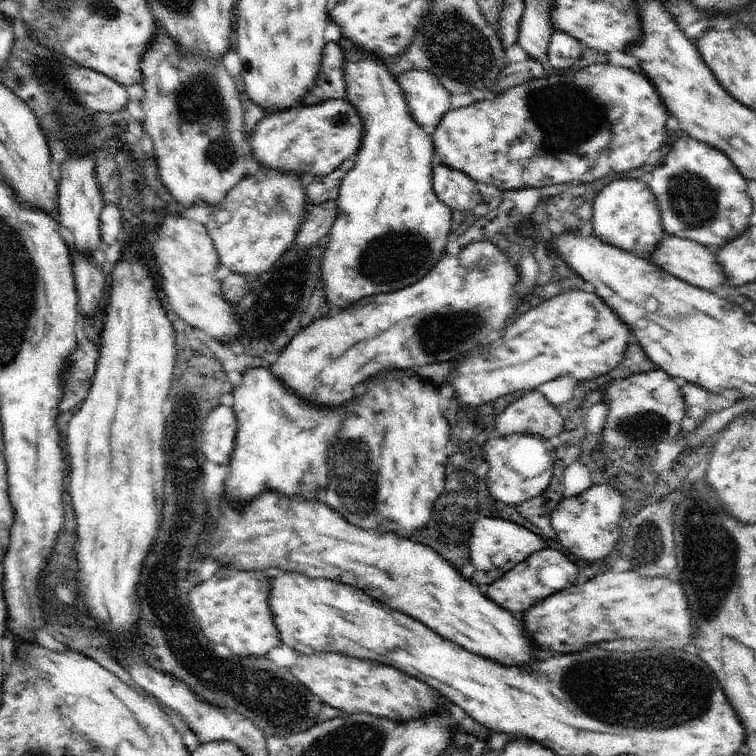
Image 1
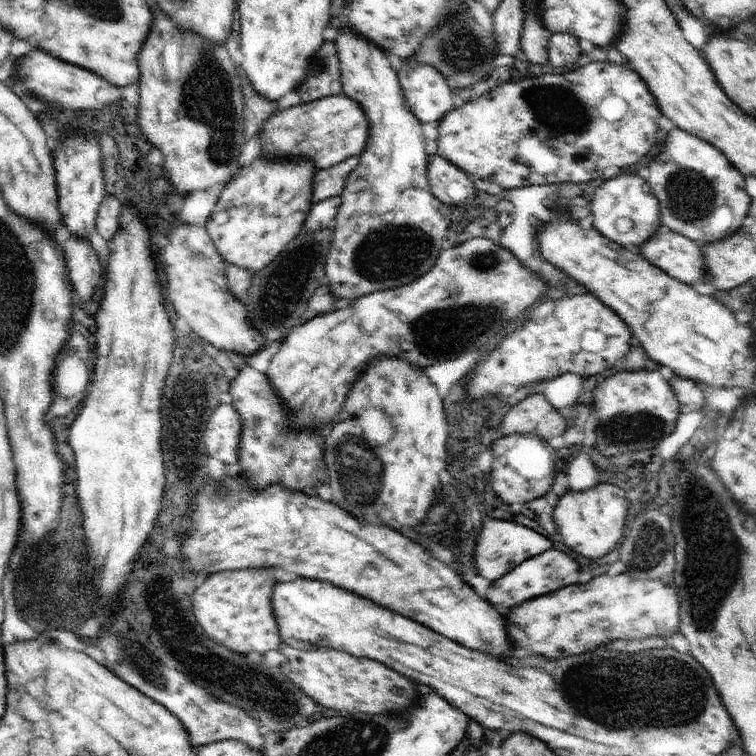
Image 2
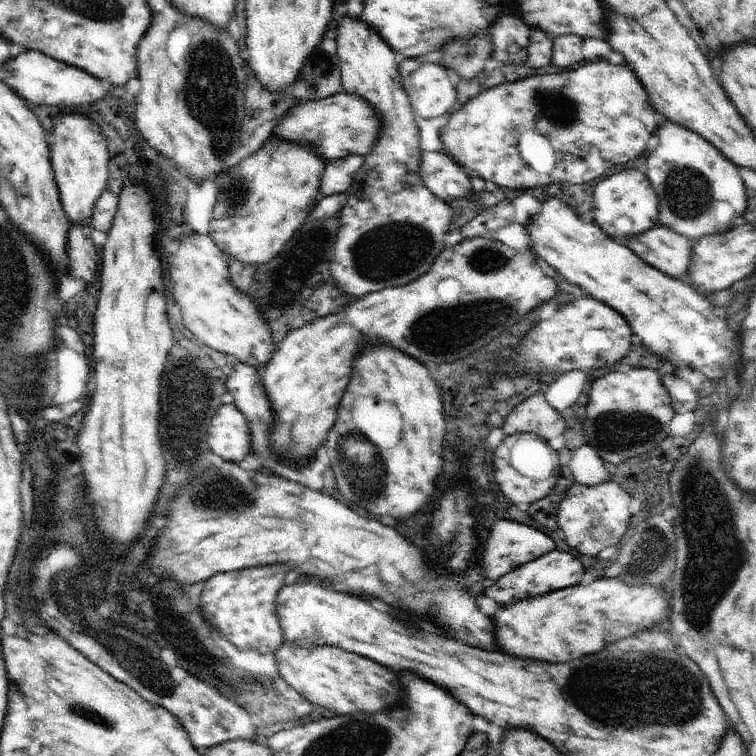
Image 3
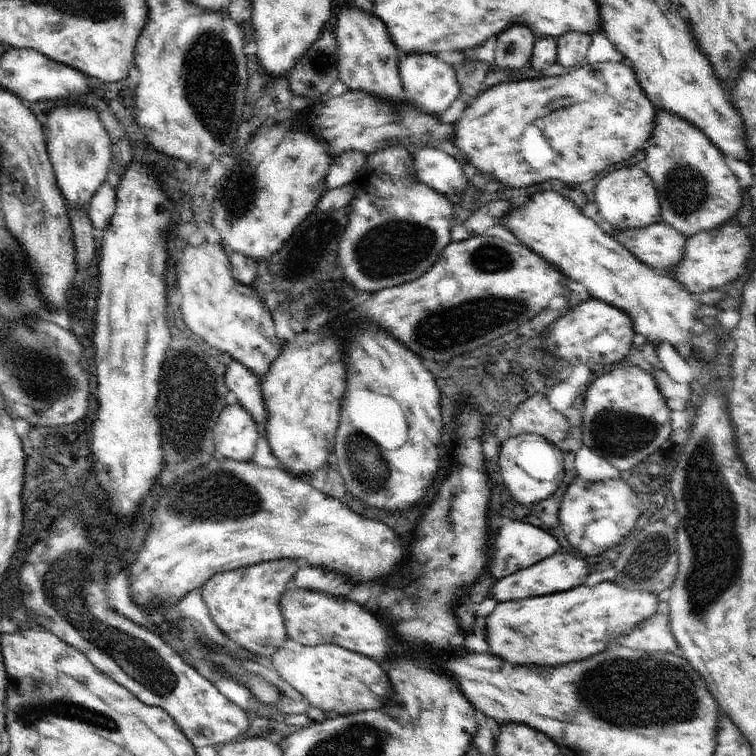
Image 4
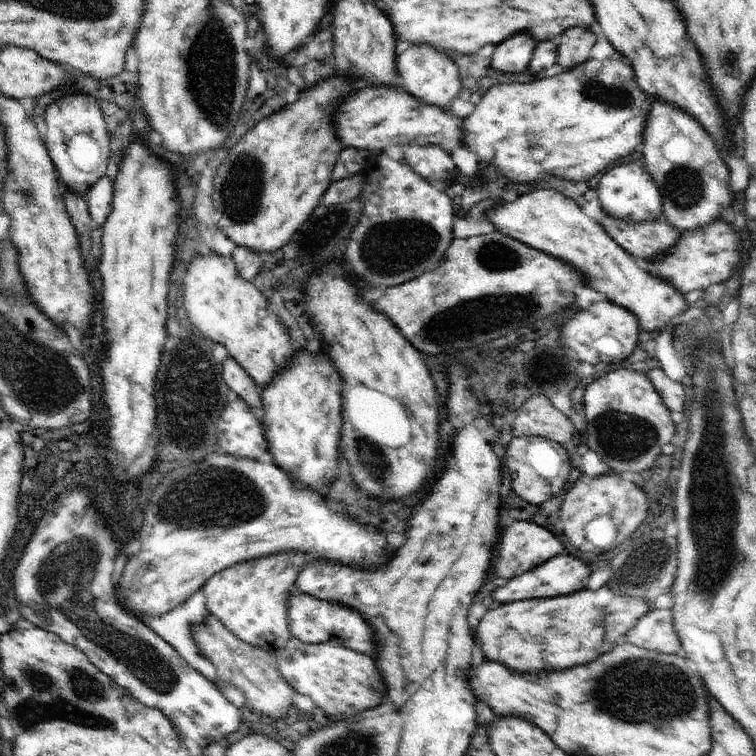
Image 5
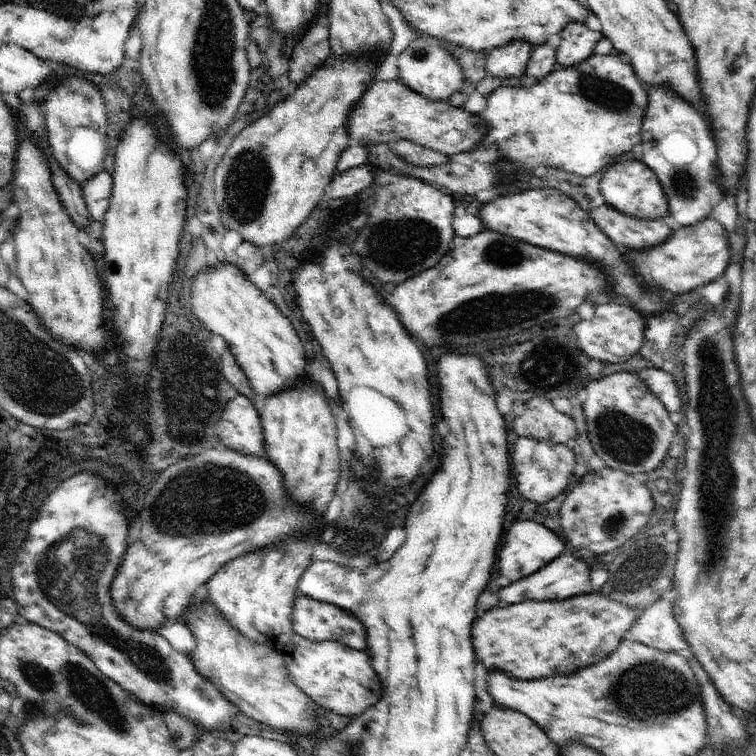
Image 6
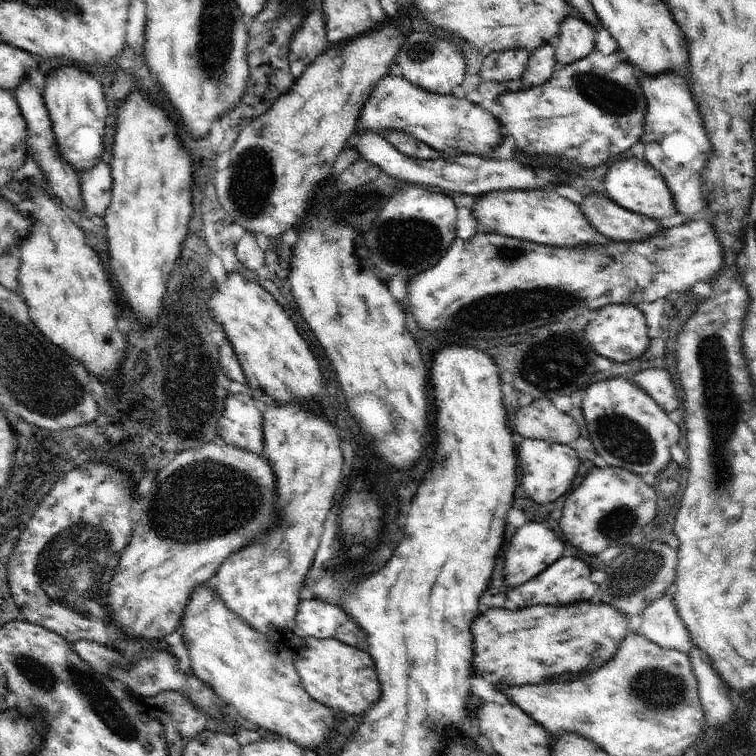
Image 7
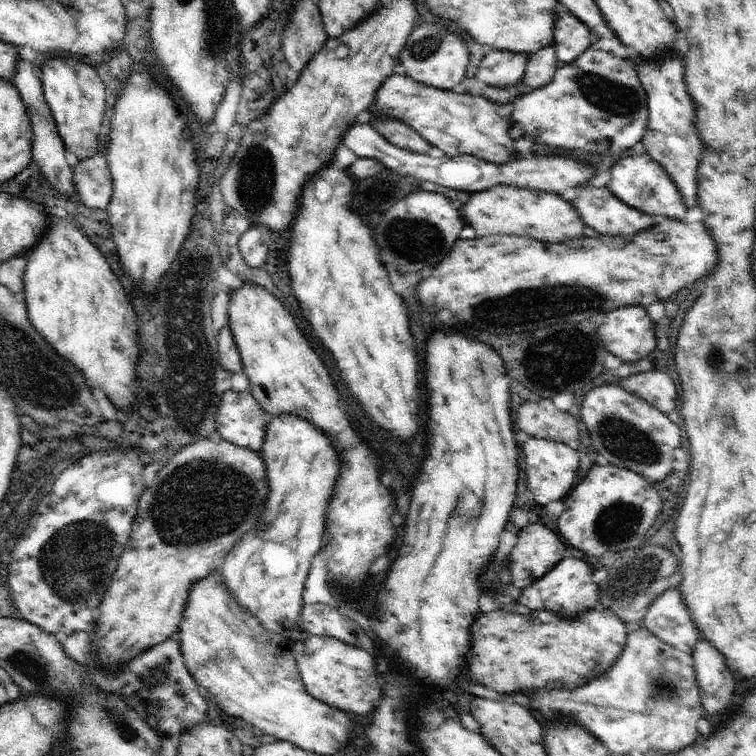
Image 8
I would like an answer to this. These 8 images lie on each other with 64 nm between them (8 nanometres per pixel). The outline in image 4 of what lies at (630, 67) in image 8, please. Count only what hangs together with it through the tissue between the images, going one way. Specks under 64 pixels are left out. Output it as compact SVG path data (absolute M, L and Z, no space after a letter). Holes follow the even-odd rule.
M612 61L595 62L593 64L585 62L564 75L556 77L542 76L500 83L484 90L467 106L466 111L462 114L462 118L454 123L454 146L460 148L468 156L471 163L476 168L480 168L485 177L494 178L509 188L526 188L527 186L534 186L534 184L542 184L546 180L556 180L556 178L568 184L579 185L592 180L608 166L632 158L638 152L638 149L645 147L650 139L650 134L652 134L654 120L656 120L656 108L650 102L644 90L642 90L640 83L636 80L636 74L634 74L634 70L630 66L614 64Z

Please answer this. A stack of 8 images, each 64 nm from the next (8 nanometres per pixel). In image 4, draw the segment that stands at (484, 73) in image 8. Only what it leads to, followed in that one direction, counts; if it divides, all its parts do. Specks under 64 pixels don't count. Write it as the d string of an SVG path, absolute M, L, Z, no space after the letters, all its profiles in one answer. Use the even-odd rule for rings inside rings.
M508 26L496 38L494 64L500 70L522 70L529 63L537 40L527 26Z

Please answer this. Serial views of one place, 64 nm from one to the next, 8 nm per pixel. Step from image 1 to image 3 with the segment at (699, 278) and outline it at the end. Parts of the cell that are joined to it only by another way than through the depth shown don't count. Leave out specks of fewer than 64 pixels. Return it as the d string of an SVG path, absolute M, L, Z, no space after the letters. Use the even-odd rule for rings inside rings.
M654 226L644 234L618 241L638 254L644 262L672 278L682 279L688 274L686 268L690 266L693 242L668 226Z

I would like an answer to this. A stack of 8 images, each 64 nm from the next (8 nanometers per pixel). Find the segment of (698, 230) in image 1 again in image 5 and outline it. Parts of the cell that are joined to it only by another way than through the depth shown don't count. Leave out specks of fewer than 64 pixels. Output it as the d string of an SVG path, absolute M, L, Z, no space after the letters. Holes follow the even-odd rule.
M654 98L643 137L644 164L662 192L663 219L681 233L720 219L722 208L735 200L730 190L730 170L720 157L720 147L700 122L672 102Z

